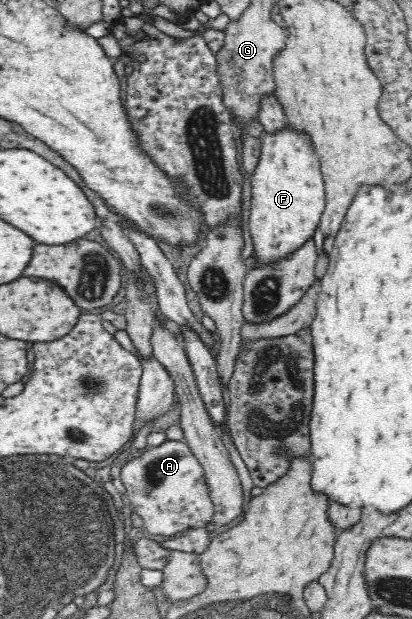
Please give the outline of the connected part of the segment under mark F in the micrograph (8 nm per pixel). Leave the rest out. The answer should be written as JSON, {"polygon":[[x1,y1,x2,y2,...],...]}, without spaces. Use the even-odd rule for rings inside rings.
{"polygon":[[289,122,279,129,261,135,262,154,252,173,250,183,250,212,247,223,250,225,251,236,254,241,255,251,258,256,256,263,267,263,279,259,285,254,300,248,308,237,312,237,316,226,319,225,323,214,325,199,325,184,321,176,321,168,313,144,307,134,295,132]]}

